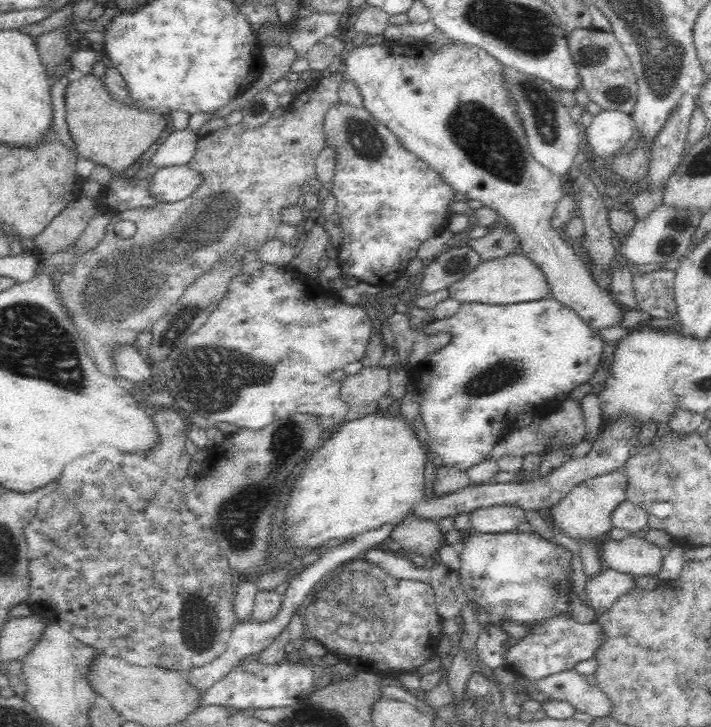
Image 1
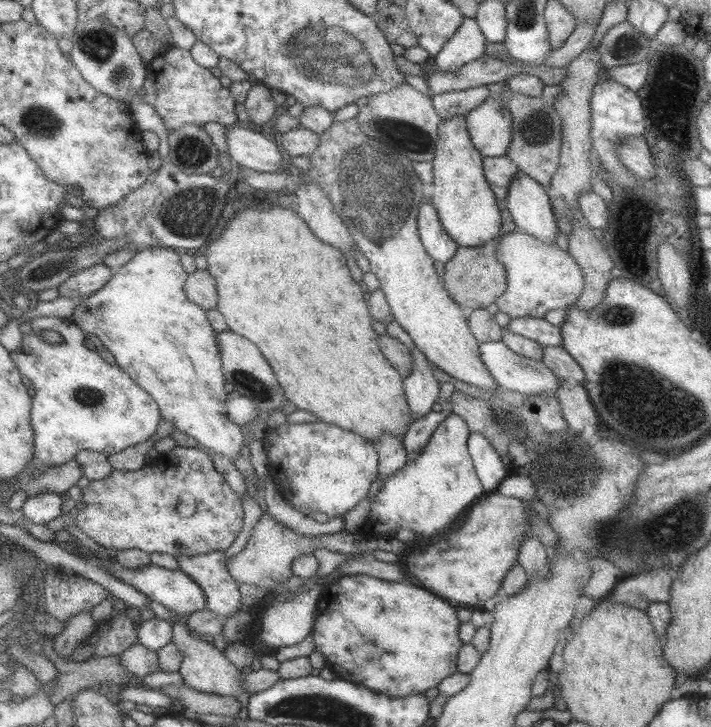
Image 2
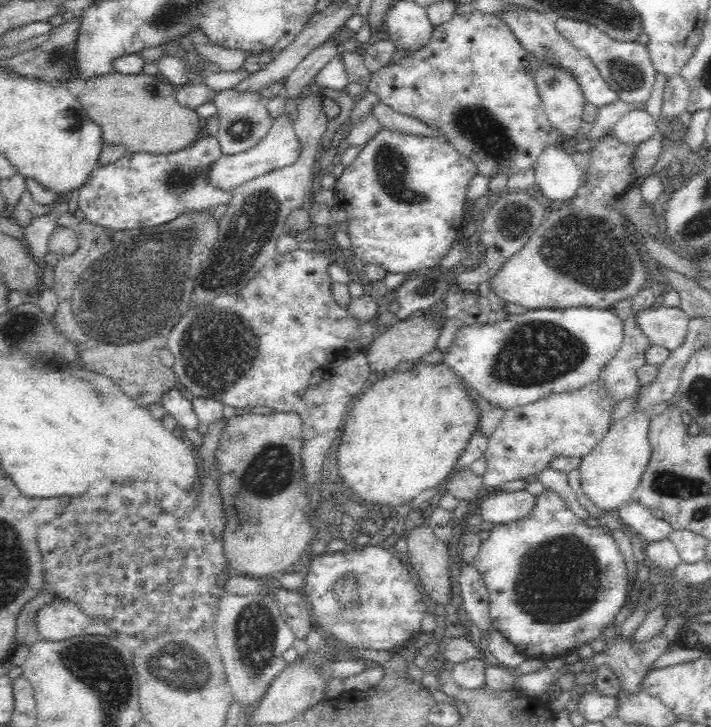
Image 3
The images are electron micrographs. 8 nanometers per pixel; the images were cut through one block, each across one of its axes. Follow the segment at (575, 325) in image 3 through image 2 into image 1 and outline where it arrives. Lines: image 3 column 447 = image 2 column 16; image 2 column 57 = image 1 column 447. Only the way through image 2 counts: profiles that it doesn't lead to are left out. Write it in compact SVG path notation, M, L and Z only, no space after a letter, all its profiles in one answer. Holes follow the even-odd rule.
M554 297L514 304L461 303L456 314L431 319L424 331L450 333L450 342L408 369L410 384L422 393L419 413L428 434L429 449L442 464L465 471L480 464L520 413L533 414L563 401L576 386L588 383L600 368L604 340L571 308Z

